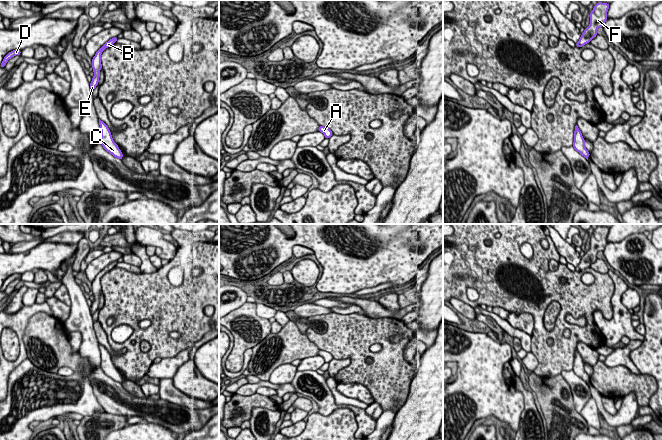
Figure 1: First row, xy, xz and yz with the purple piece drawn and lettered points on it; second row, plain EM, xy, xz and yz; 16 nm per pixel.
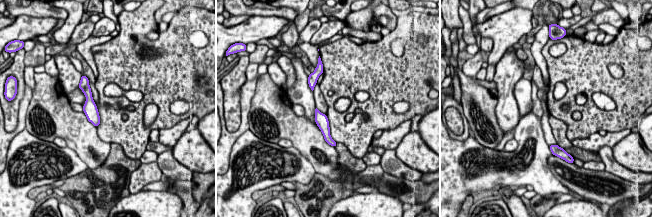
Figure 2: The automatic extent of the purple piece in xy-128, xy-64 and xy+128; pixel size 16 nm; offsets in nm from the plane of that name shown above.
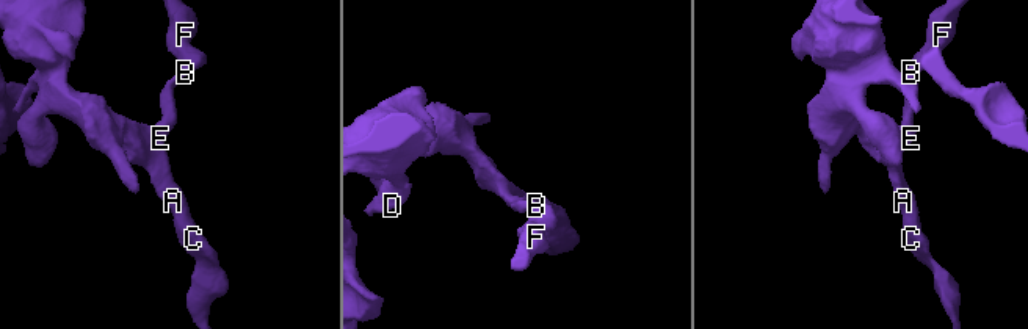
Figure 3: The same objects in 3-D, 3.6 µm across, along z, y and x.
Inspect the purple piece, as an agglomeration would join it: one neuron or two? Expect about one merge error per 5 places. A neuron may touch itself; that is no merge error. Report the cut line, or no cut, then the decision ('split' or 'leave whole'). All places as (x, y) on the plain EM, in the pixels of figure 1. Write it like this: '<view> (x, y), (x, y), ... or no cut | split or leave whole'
no cut | leave whole

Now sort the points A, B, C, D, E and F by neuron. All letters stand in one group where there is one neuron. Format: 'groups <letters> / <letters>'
groups A B C D E F

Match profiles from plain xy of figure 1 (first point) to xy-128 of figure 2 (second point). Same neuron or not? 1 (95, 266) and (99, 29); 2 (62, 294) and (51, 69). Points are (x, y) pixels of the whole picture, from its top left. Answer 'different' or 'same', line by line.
1: same
2: different

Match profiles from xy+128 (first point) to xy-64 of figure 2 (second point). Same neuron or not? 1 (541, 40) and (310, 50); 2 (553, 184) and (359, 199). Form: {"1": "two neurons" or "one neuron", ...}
{"1": "two neurons", "2": "two neurons"}

